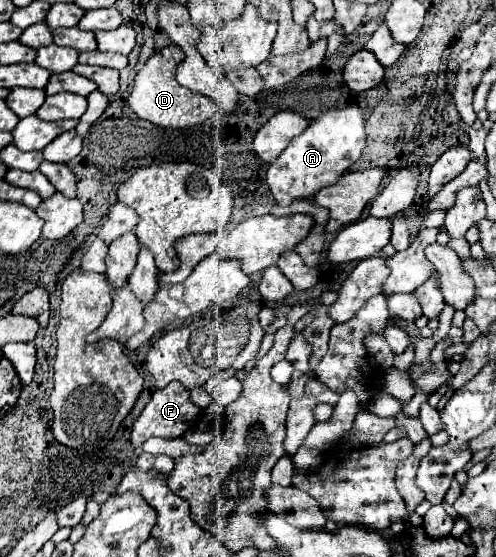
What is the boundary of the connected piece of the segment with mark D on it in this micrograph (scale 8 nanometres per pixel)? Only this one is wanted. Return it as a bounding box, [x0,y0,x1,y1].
[128,45,214,129]

